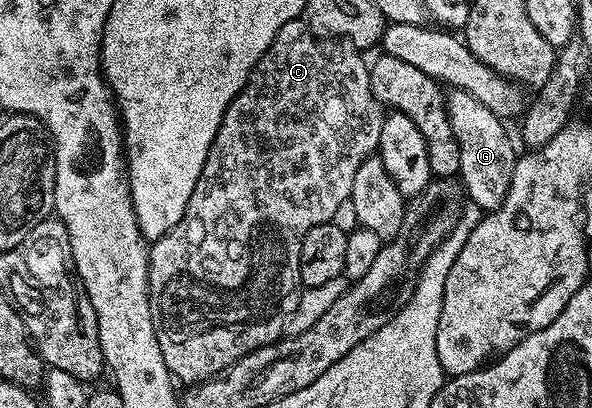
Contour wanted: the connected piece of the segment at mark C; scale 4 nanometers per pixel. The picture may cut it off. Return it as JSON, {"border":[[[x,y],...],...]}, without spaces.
{"border":[[[302,17],[288,21],[288,25],[284,25],[284,29],[276,33],[276,37],[272,37],[272,45],[268,45],[264,57],[260,57],[260,61],[251,71],[244,89],[230,102],[224,113],[212,149],[204,161],[200,181],[196,181],[196,189],[192,189],[192,197],[188,197],[184,217],[180,217],[180,221],[168,233],[149,244],[150,312],[156,341],[160,341],[160,353],[164,353],[164,365],[168,365],[171,376],[178,381],[183,379],[186,385],[204,383],[223,374],[226,368],[243,359],[245,355],[272,345],[287,334],[290,318],[296,313],[304,290],[300,277],[300,249],[304,245],[304,237],[308,237],[308,233],[316,225],[331,222],[336,209],[352,193],[352,181],[356,181],[356,171],[378,150],[384,108],[372,93],[367,60],[362,60],[358,53],[329,55],[321,46],[325,47],[318,36],[312,34],[310,24]]]}

